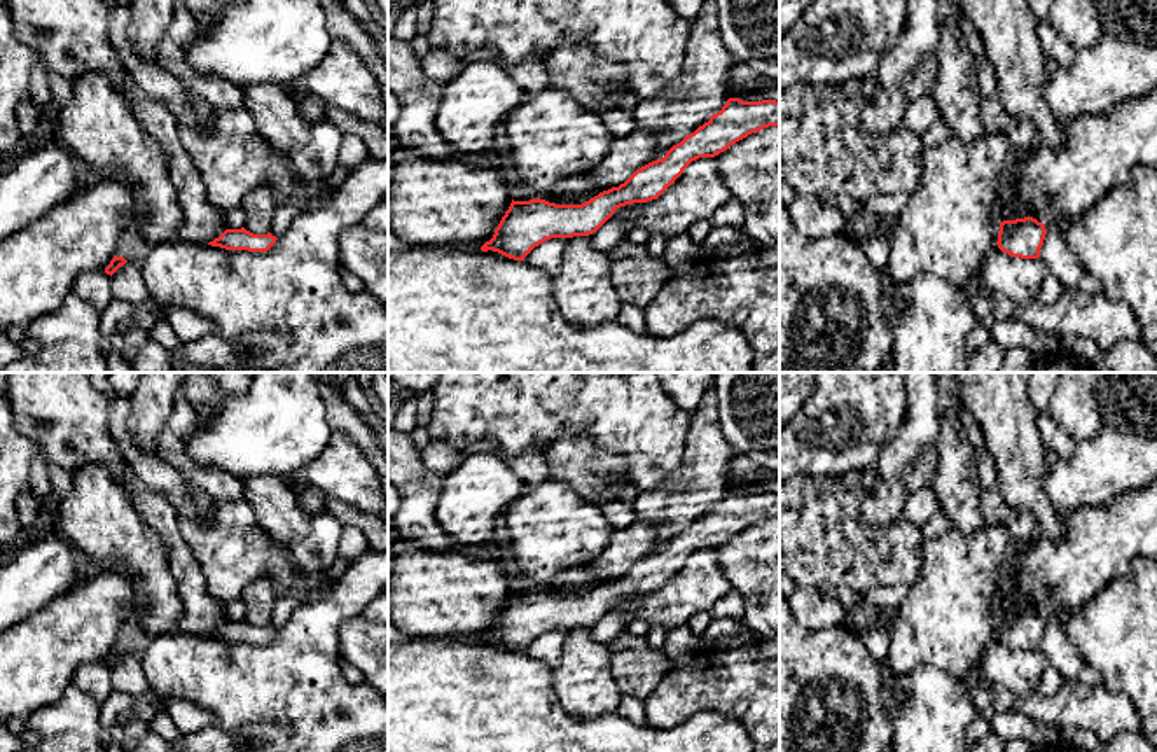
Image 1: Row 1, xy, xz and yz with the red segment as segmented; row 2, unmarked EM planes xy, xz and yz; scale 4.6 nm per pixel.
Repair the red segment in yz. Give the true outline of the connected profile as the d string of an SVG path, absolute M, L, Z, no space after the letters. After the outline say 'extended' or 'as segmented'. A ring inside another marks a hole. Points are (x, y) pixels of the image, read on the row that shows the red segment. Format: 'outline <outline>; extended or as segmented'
outline M1033 217L1000 222L998 248L1012 257L1038 259L1047 229Z; as segmented

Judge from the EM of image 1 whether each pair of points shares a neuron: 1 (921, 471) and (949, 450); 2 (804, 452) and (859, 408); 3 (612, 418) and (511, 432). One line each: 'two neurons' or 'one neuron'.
1: two neurons
2: one neuron
3: one neuron

